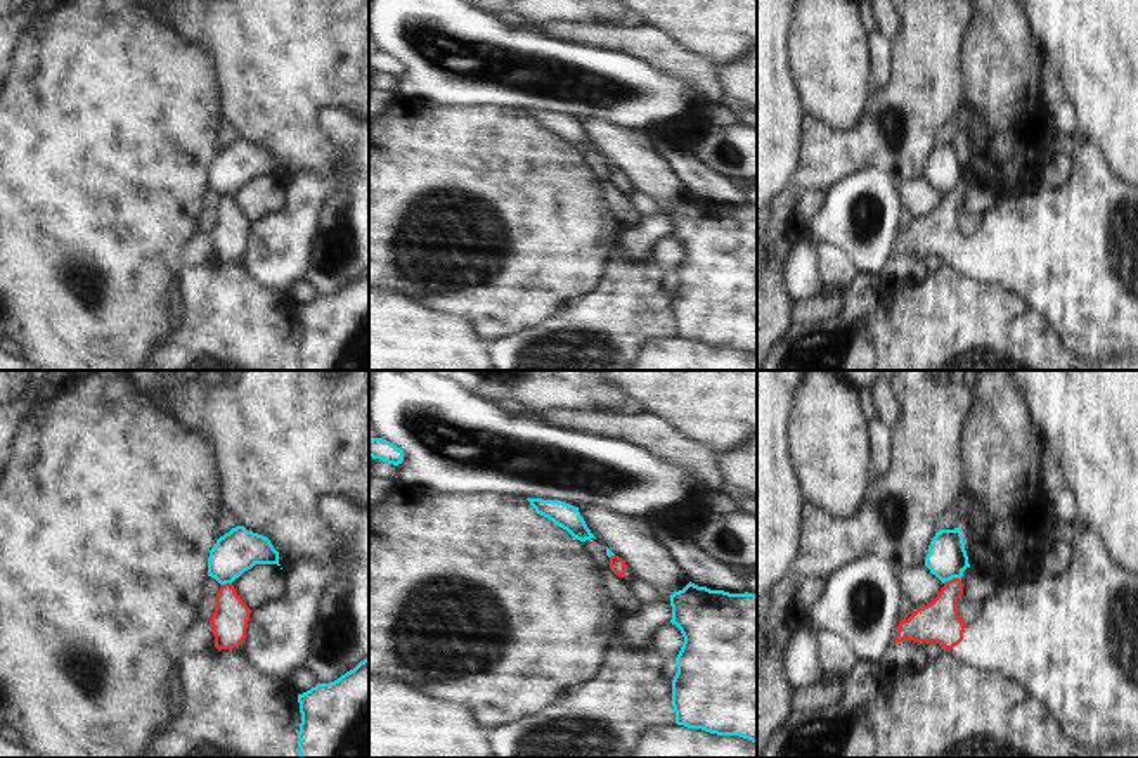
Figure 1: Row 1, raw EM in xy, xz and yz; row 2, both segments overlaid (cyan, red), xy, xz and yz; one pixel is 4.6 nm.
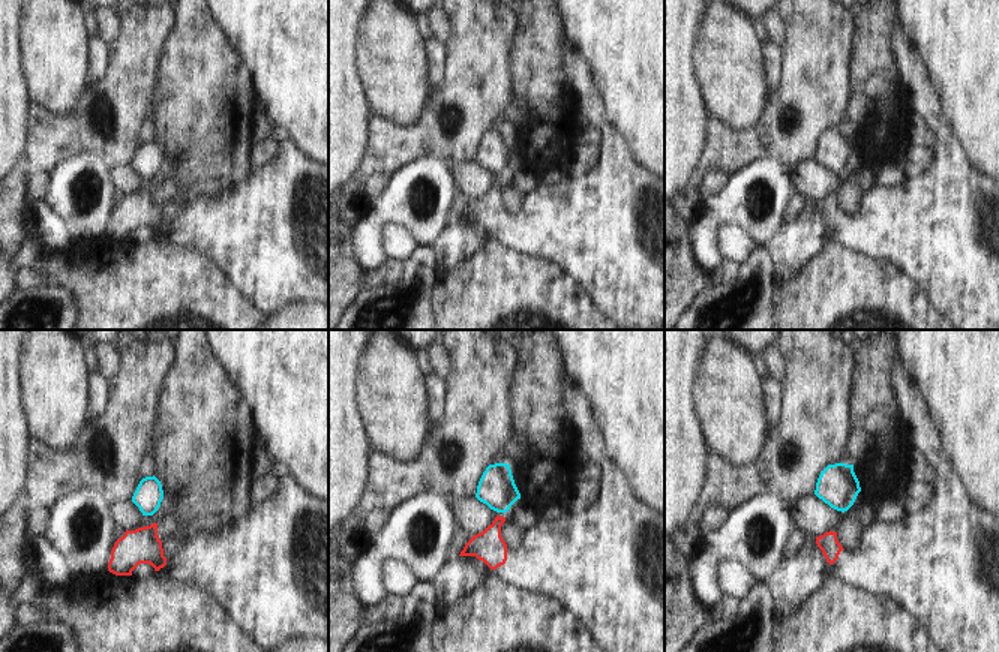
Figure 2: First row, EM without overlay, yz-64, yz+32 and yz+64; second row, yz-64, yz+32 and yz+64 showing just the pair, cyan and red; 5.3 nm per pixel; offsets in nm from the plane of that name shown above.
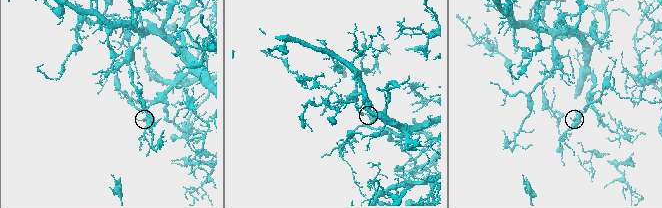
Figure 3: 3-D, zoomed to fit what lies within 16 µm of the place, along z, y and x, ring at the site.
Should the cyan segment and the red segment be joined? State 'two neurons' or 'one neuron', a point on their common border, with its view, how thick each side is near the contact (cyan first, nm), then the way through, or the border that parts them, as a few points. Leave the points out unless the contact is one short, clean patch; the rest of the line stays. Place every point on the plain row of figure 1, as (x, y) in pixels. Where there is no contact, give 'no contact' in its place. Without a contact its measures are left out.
two neurons | yz (951, 191) | 180/190 nm | along yz (958, 189), (944, 196)

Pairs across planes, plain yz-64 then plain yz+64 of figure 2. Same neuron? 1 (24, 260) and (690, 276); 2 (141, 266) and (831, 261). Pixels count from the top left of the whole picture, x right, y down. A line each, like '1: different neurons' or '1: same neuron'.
1: different neurons
2: same neuron

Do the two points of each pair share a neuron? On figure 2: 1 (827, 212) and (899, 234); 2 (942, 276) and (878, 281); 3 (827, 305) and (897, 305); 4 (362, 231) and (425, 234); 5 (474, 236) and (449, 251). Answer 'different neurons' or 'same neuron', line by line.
1: same neuron
2: different neurons
3: same neuron
4: same neuron
5: same neuron

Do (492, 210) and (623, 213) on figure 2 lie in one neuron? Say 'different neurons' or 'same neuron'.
same neuron

